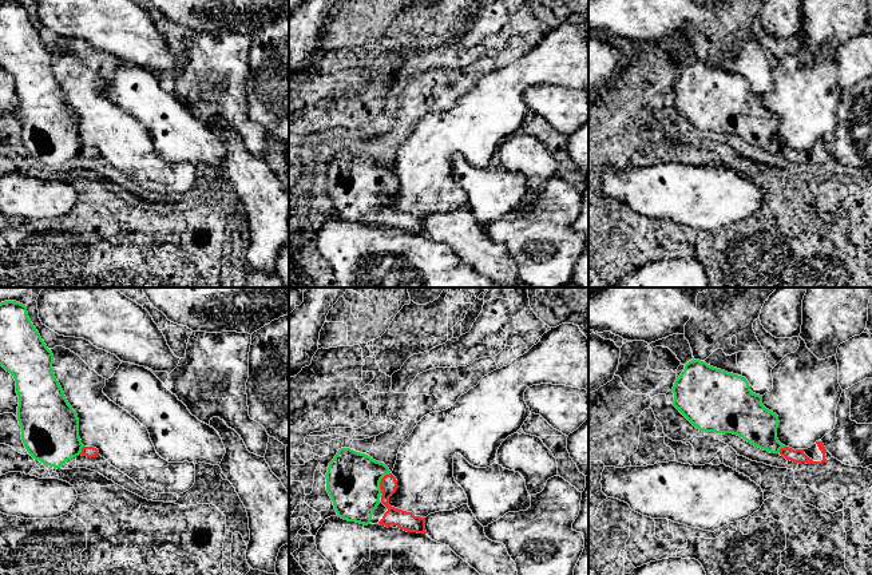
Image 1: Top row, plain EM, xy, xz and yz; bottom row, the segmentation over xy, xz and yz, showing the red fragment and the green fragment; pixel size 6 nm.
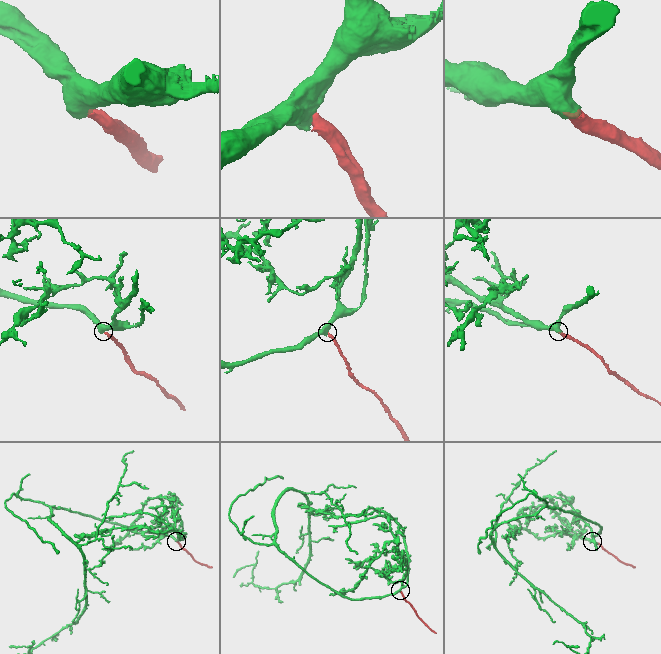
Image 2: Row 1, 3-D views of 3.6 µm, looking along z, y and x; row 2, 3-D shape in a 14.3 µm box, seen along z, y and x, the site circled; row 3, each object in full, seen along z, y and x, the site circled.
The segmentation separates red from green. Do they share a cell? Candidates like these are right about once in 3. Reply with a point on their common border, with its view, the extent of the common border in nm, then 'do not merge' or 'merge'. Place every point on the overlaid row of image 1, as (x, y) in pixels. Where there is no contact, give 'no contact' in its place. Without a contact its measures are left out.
contact xz (380, 482); length 140 nm; merge

